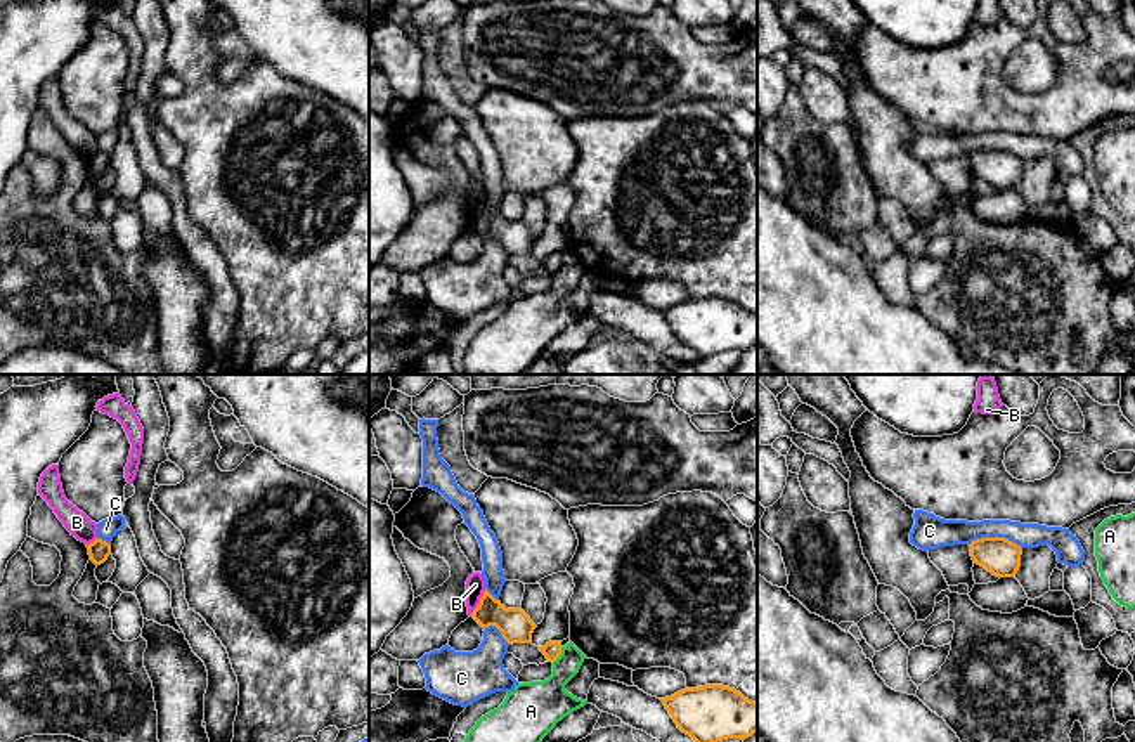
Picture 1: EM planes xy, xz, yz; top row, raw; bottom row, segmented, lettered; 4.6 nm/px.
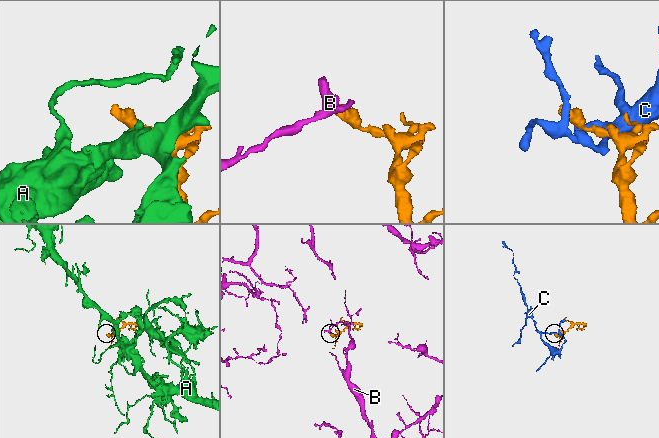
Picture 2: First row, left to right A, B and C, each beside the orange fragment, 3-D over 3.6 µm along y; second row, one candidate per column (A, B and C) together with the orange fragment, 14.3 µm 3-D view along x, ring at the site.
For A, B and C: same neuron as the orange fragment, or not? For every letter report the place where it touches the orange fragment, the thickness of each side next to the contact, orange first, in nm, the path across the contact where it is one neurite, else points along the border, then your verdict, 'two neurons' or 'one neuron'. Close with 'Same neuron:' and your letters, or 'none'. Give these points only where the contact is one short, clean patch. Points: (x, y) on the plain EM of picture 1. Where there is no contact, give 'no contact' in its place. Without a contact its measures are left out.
A: meets orange in xz at (558, 267); 80 nm thick on the orange side, 220 nm on the other; border along xz (562, 259), (553, 274); two neurons
B: meets orange in xz at (479, 215); 150 nm thick on the orange side, 90 nm on the other; border along xz (486, 201), (470, 227); two neurons
C: meets orange in yz at (995, 149); 170 nm thick on the orange side, 130 nm on the other; two neurons
Same neuron: none

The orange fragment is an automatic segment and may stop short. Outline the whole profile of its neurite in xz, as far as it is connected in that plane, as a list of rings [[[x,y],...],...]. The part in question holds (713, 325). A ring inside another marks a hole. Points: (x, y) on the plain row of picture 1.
[[[723,296],[684,300],[660,310],[678,340],[698,357],[749,350],[757,343],[757,314]]]

